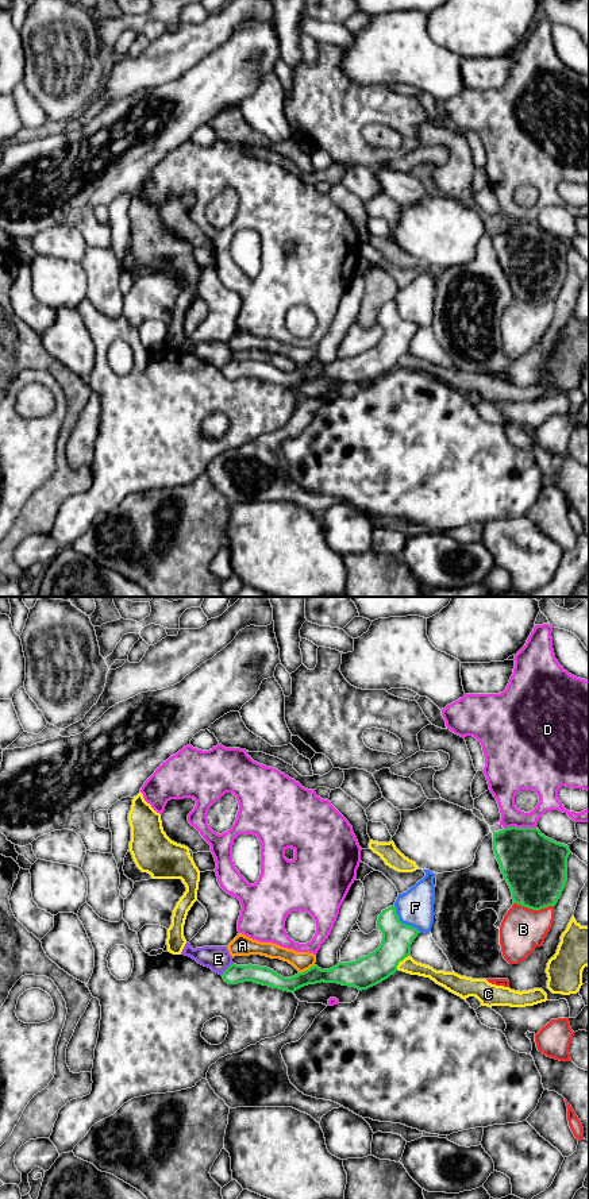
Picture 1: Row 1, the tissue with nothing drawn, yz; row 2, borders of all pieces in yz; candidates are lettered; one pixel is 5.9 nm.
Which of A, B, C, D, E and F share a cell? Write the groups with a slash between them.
A / B / C / D / E / F

